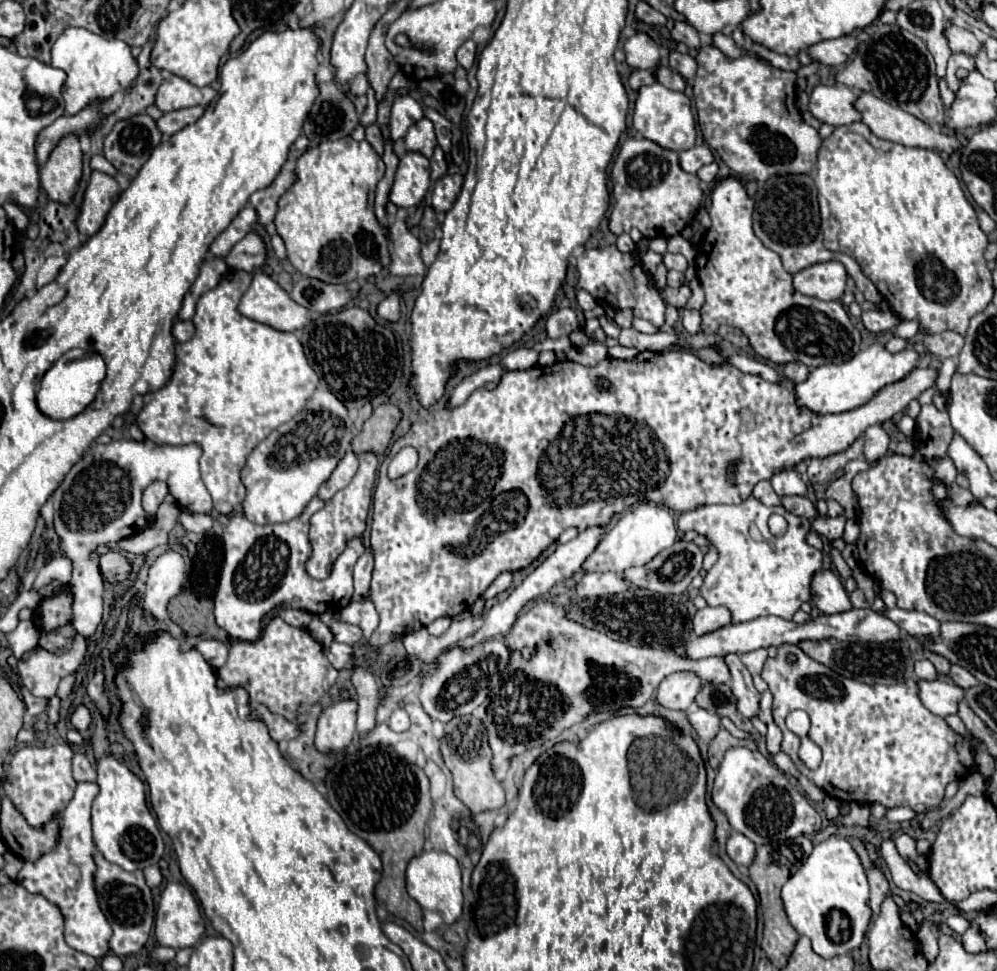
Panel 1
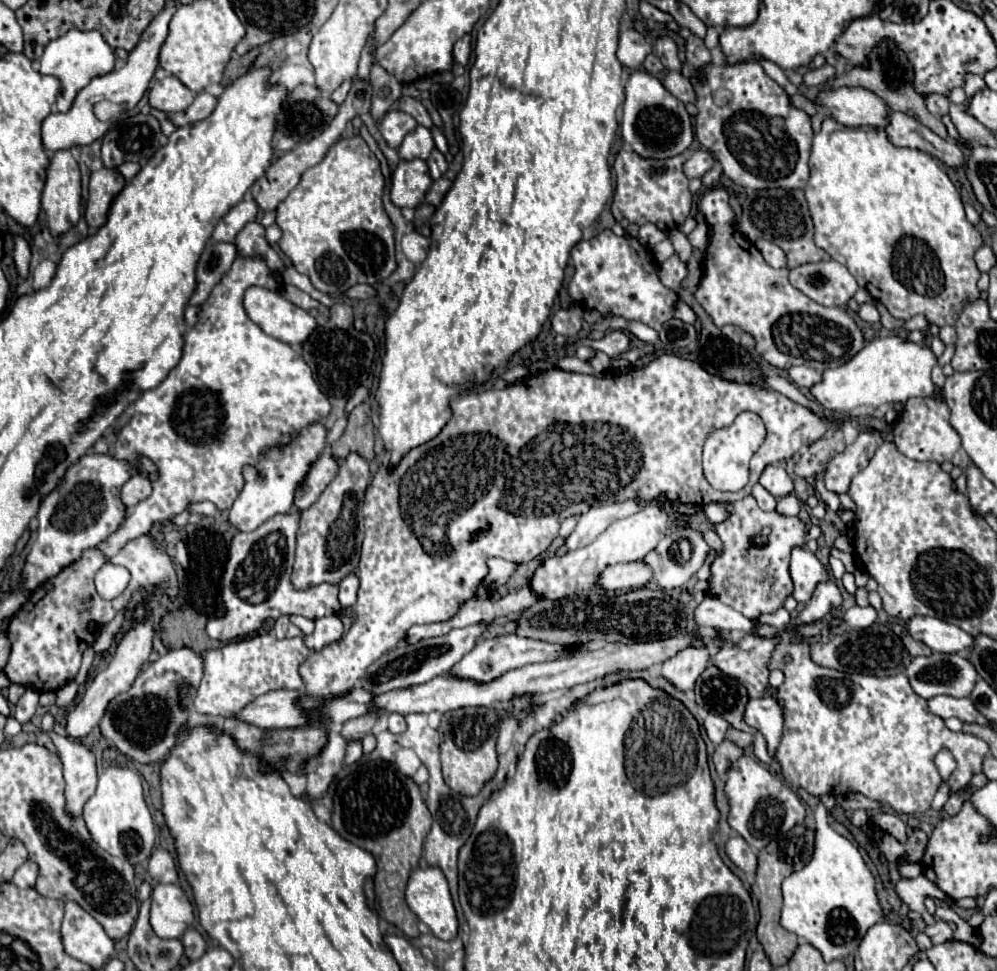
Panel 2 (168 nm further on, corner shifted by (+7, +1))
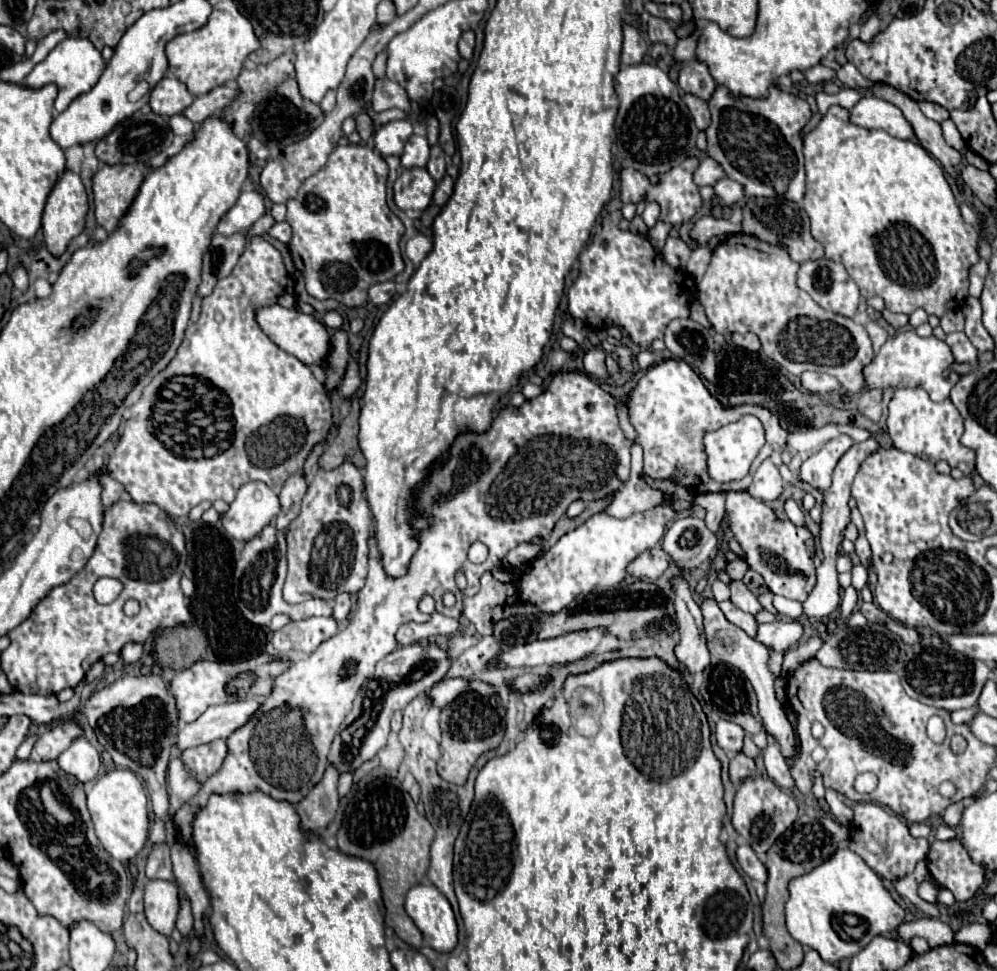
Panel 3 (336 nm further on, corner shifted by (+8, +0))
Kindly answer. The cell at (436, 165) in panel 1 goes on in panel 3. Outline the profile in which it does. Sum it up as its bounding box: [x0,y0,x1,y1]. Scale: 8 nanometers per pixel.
[428,145,446,182]

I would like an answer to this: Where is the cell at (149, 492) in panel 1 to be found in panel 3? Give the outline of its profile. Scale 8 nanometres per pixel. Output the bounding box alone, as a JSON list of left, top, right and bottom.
[102,474,126,506]

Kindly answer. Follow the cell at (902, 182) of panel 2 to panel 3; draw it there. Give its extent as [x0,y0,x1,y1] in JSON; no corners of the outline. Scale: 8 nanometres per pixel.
[804,106,980,318]

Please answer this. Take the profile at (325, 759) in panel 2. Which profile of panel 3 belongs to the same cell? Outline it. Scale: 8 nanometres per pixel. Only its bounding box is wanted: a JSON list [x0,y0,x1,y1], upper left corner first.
[296,764,338,832]

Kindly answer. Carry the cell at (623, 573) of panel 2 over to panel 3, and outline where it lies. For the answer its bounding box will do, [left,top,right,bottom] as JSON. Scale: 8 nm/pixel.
[626,548,668,580]

